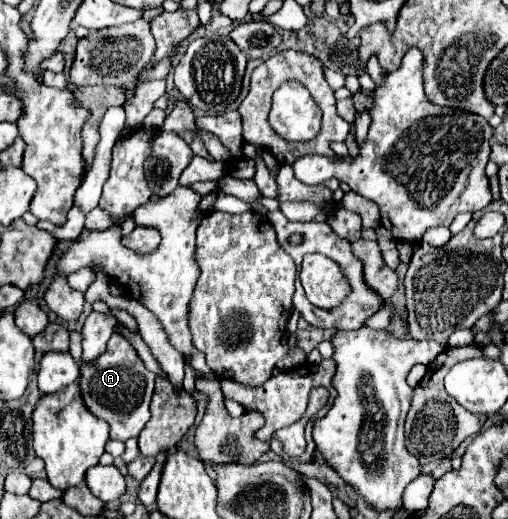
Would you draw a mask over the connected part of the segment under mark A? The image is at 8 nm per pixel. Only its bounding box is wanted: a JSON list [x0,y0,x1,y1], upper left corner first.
[80,334,154,442]

